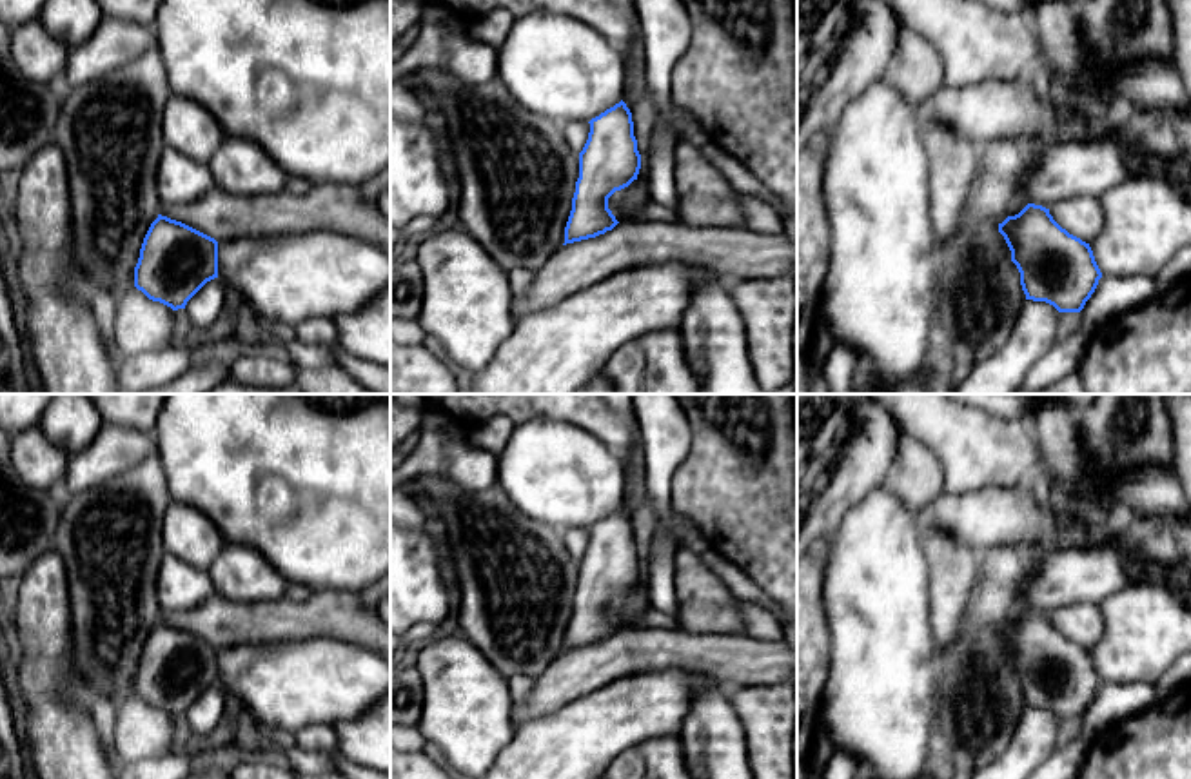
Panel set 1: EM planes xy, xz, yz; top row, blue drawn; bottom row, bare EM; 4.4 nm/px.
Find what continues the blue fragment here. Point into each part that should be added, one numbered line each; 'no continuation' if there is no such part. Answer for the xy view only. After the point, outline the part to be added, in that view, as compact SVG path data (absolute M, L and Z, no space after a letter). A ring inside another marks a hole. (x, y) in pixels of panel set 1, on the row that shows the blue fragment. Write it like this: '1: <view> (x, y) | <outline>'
1: xy (226, 216) | M323 183L305 194L287 191L240 196L218 185L191 205L163 205L160 214L216 242L332 231L365 238L390 254L390 218L361 196L361 187Z

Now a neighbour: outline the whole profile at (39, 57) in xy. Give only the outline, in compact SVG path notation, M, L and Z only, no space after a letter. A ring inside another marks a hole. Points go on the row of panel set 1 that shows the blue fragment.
M38 20L13 29L11 56L27 80L60 85L67 69L69 51Z

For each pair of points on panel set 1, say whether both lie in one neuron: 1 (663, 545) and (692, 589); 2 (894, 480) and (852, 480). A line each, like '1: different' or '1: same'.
1: different
2: different

